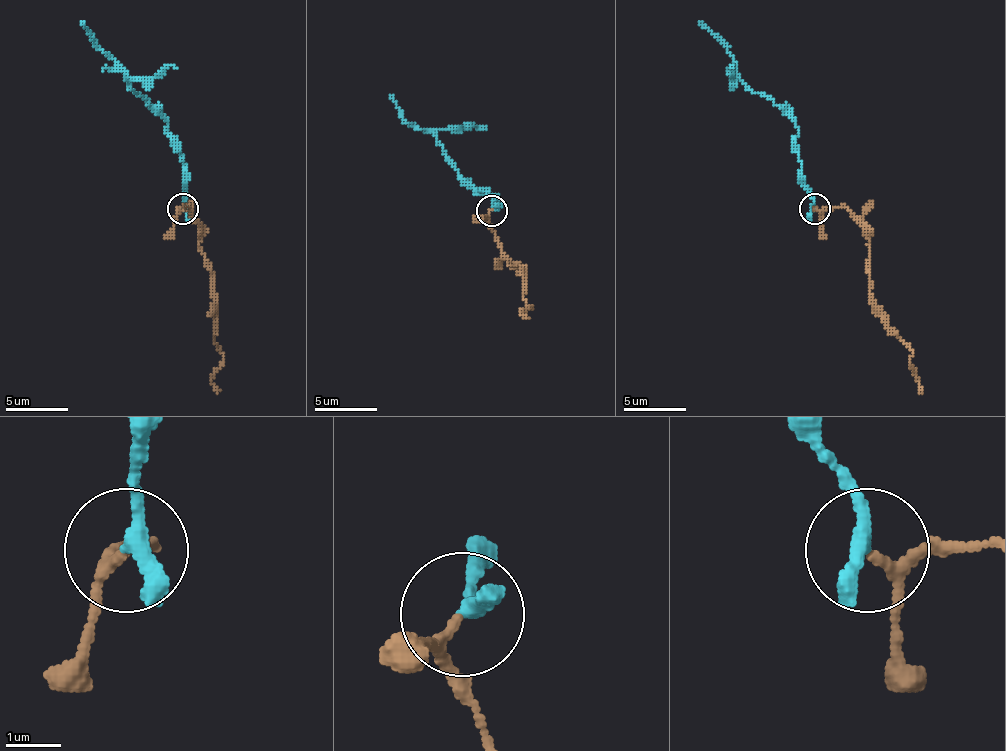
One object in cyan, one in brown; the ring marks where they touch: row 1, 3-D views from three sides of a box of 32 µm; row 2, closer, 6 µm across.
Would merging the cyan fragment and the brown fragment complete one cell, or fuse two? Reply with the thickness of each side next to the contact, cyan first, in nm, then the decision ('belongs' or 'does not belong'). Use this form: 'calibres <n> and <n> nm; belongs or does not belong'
calibres 280 and 140 nm; does not belong

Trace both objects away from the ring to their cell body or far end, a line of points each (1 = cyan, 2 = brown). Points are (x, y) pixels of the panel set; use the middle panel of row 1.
1: (492, 210), (492, 197), (477, 191), (433, 135), (415, 129), (390, 95)
2: (492, 210), (495, 241), (508, 265), (523, 269), (523, 300), (532, 306), (520, 315), (526, 318)

